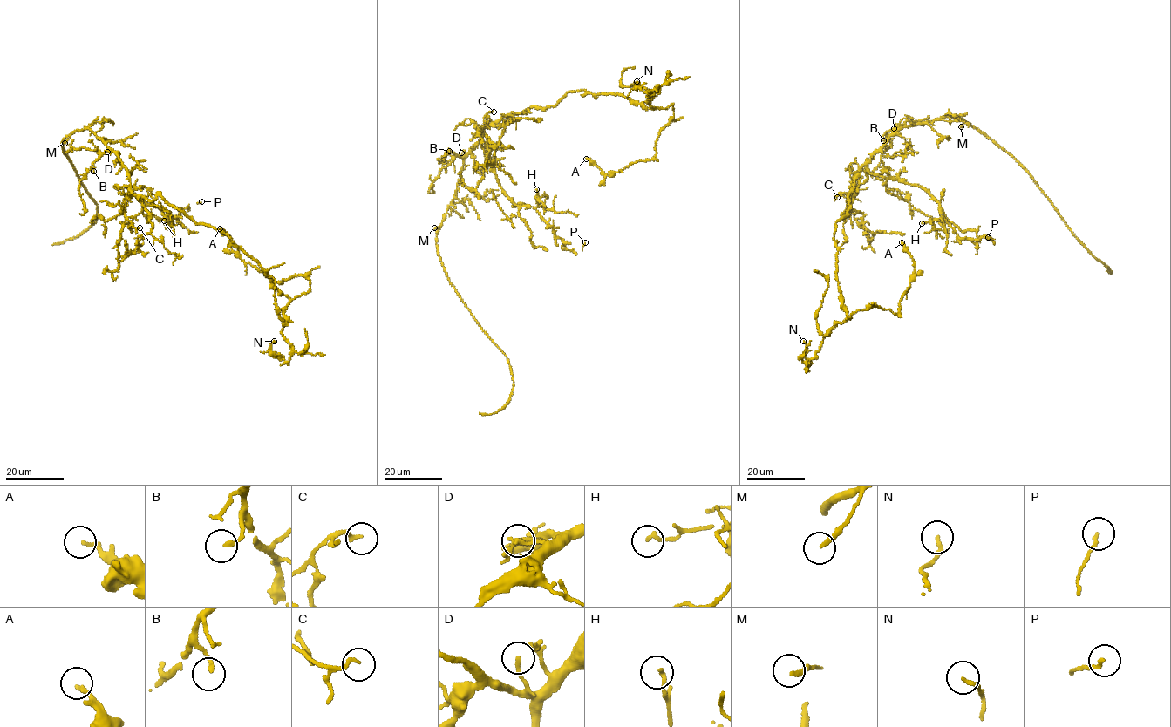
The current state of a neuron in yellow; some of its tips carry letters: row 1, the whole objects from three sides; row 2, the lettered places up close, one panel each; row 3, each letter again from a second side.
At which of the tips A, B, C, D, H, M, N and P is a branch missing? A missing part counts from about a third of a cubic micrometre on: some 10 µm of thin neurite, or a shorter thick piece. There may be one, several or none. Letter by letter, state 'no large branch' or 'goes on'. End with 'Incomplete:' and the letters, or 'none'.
A: no large branch
B: no large branch
C: no large branch
D: no large branch
H: no large branch
M: no large branch
N: no large branch
P: no large branch
Incomplete: none

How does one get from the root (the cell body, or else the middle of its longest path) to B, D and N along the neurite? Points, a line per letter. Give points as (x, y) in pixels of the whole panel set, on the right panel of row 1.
B: (861, 166), (881, 149), (899, 127), (888, 132), (883, 140)
D: (861, 166), (900, 128), (894, 128)
N: (861, 166), (847, 214), (838, 220), (834, 234), (847, 320), (824, 336), (807, 367), (803, 341)

